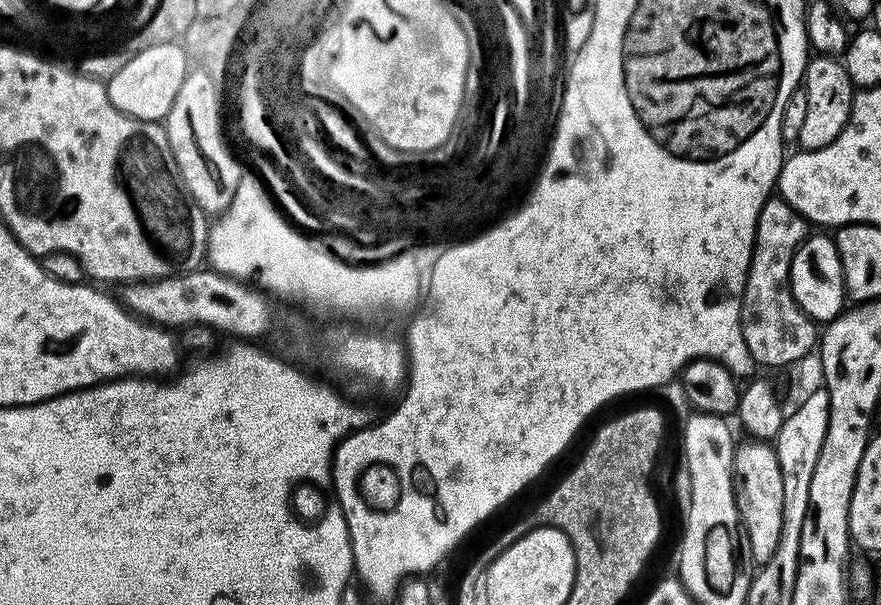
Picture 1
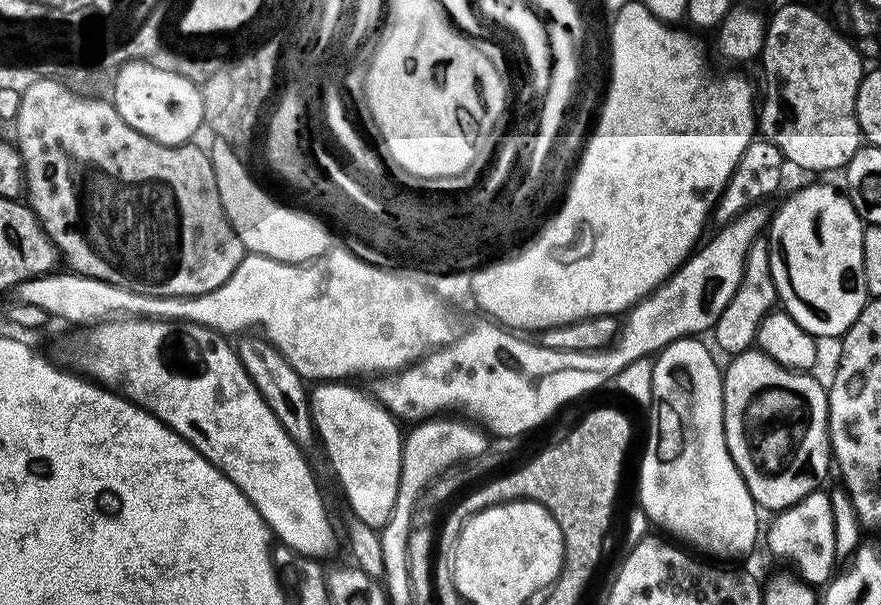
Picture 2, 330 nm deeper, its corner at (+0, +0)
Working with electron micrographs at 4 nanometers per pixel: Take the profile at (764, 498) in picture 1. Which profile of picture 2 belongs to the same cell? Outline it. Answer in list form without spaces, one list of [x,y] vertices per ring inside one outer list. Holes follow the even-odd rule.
[[[749,350],[746,352],[737,352],[731,357],[732,360],[723,369],[724,378],[724,437],[726,446],[730,450],[730,458],[736,464],[736,469],[742,474],[746,486],[752,495],[752,501],[761,509],[769,508],[769,513],[775,514],[783,512],[784,509],[794,506],[802,498],[806,498],[814,491],[821,487],[820,484],[828,476],[828,467],[833,467],[832,450],[828,443],[828,394],[822,386],[814,380],[808,372],[795,372],[792,368],[782,366],[774,362],[765,352],[759,350]]]

